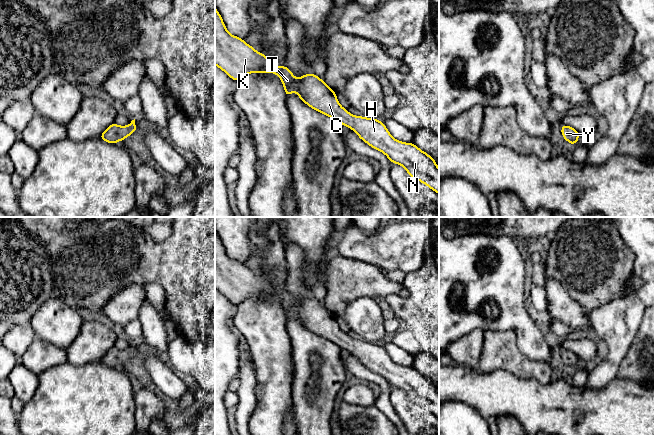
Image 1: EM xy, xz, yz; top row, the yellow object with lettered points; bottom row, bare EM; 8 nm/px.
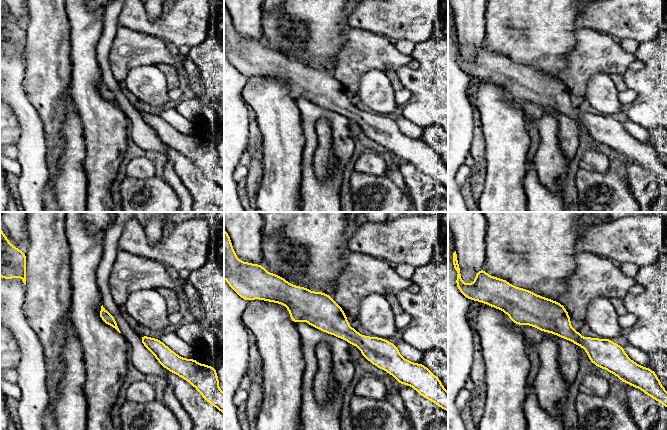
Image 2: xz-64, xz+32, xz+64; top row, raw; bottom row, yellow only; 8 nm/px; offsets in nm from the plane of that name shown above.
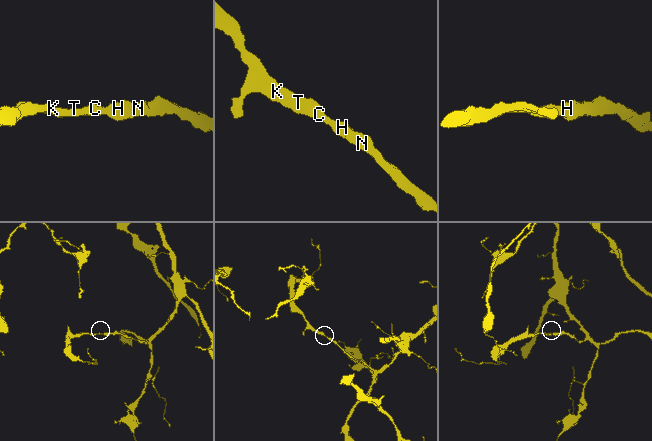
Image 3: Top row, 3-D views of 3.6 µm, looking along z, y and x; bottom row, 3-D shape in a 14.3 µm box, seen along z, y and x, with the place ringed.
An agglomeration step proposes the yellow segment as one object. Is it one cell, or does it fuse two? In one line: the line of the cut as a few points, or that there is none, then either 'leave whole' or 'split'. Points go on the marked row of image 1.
no cut; leave whole

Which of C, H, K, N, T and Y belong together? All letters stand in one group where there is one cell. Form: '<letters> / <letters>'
C H K N T Y

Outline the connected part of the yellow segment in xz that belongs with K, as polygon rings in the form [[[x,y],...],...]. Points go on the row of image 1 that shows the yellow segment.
[[[216,7],[215,65],[236,82],[249,73],[274,73],[280,77],[286,97],[295,91],[309,107],[355,131],[365,143],[384,153],[391,163],[403,166],[410,177],[439,194],[439,168],[429,154],[413,142],[404,143],[393,138],[378,119],[351,115],[340,105],[336,92],[315,74],[297,79],[285,65],[276,67],[266,55],[231,35]]]

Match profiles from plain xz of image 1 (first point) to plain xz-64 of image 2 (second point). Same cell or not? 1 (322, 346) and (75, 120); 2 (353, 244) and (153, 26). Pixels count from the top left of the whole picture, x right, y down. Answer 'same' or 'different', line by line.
1: different
2: same

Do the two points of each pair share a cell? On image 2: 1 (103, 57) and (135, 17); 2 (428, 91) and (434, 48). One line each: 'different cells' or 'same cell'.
1: different cells
2: same cell

